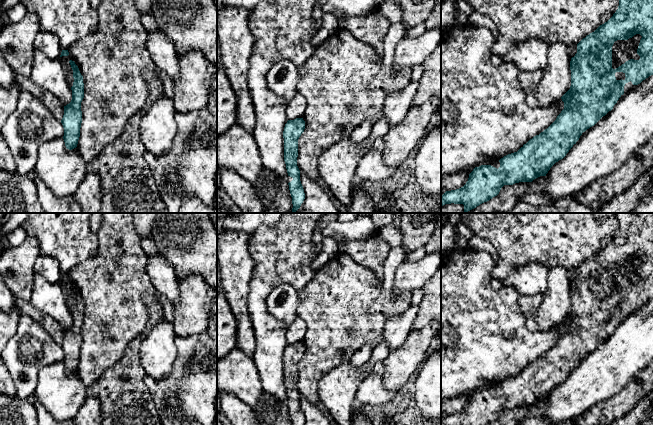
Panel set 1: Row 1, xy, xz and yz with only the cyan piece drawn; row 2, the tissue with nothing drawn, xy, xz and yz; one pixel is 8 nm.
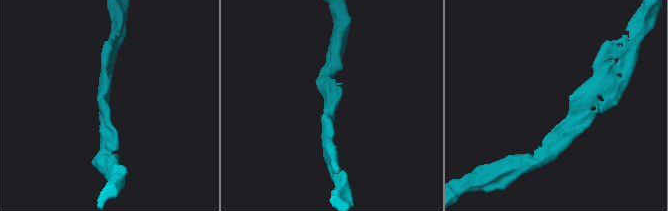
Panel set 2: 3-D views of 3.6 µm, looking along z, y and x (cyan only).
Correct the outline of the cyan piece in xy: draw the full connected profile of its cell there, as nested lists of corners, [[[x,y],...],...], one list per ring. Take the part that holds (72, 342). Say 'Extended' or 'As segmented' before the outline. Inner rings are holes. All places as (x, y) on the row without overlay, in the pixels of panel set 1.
As segmented. [[[69,285],[73,294],[72,324],[64,330],[64,339],[61,347],[64,352],[64,366],[67,373],[72,374],[77,371],[80,361],[82,347],[81,326],[84,322],[84,307],[78,290],[74,285]]]

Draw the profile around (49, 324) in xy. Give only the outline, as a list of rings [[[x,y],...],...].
[[[22,299],[15,300],[15,307],[21,315],[31,316],[39,322],[41,326],[49,333],[55,343],[61,345],[64,339],[64,329],[49,315],[33,307],[30,301]]]

